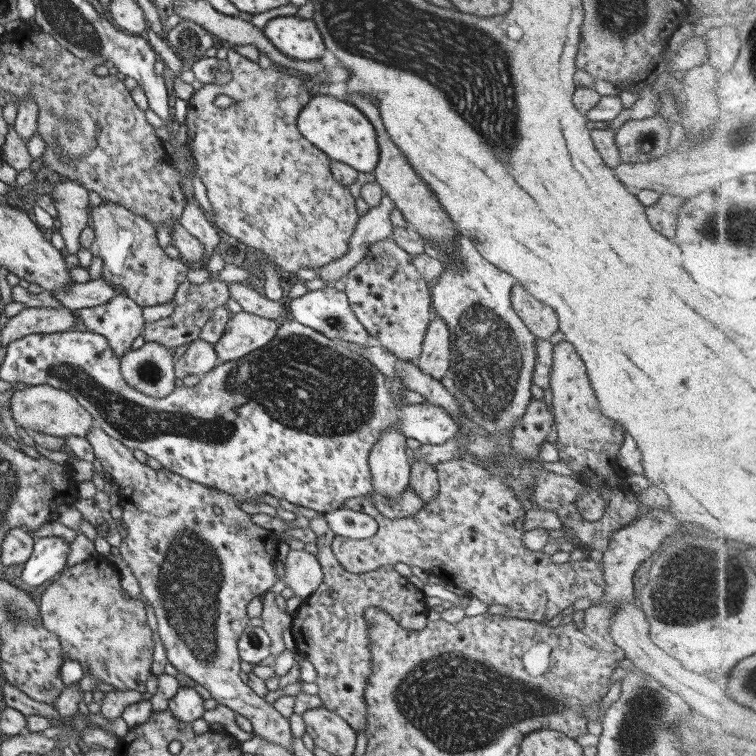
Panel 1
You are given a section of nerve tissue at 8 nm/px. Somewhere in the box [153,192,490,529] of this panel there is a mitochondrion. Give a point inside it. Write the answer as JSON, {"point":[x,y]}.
{"point":[338,322]}

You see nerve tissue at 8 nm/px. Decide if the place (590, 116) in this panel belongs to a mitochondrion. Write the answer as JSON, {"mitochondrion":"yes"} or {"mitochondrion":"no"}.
{"mitochondrion":"no"}

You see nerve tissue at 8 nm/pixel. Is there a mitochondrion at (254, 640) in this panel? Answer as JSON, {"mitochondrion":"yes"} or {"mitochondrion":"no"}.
{"mitochondrion":"yes"}

